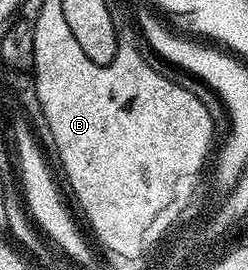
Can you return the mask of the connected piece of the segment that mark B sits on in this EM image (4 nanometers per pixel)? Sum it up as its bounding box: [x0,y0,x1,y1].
[33,16,215,254]

